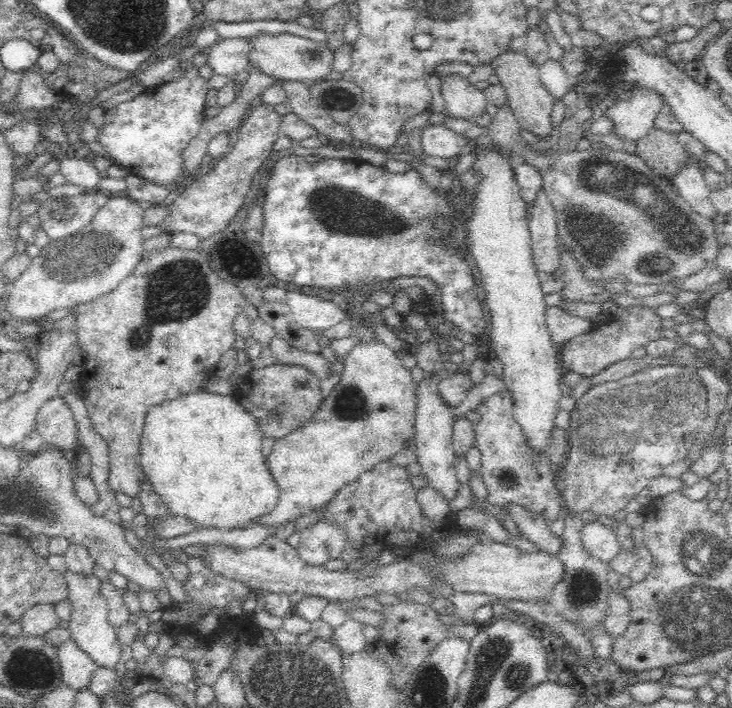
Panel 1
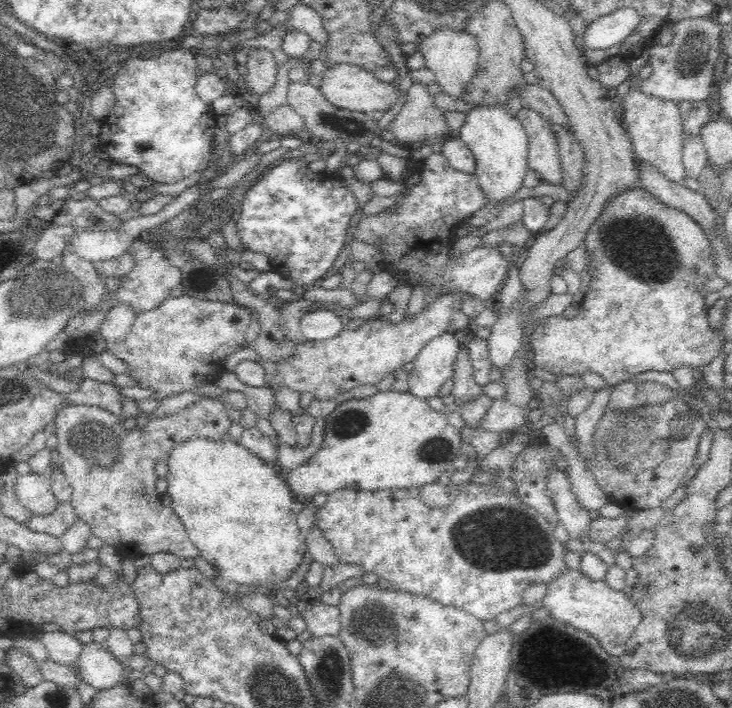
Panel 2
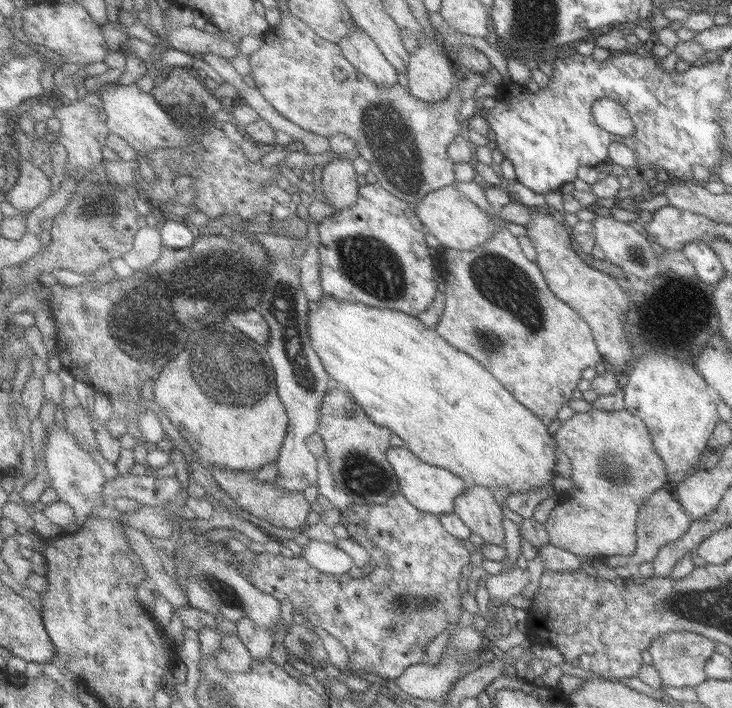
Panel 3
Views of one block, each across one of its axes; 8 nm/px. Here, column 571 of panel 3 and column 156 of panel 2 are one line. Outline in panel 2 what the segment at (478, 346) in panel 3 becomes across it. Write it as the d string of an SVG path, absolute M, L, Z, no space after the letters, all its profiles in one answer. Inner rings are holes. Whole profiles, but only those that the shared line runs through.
M168 296L162 304L148 312L138 312L130 332L124 340L106 340L106 348L102 352L112 352L128 366L128 376L136 380L138 388L154 390L154 400L162 402L168 396L190 392L200 384L214 384L218 376L228 368L226 358L230 354L240 352L246 342L246 330L252 324L252 312L240 308L238 304L224 304L214 300L200 300L194 296Z

